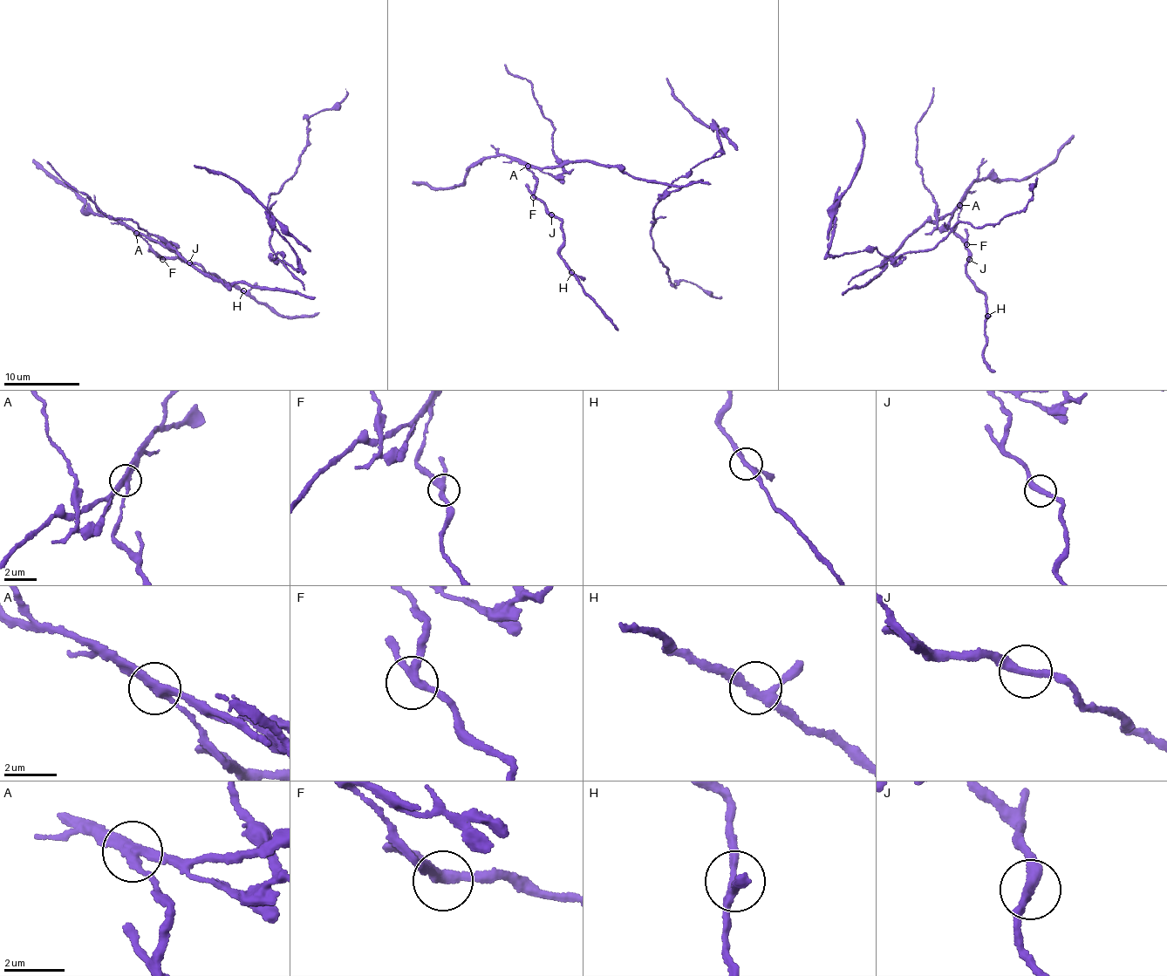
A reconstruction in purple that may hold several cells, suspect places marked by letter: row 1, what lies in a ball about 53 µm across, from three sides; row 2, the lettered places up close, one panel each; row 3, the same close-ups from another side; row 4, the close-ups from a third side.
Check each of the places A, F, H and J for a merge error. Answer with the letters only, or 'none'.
A

